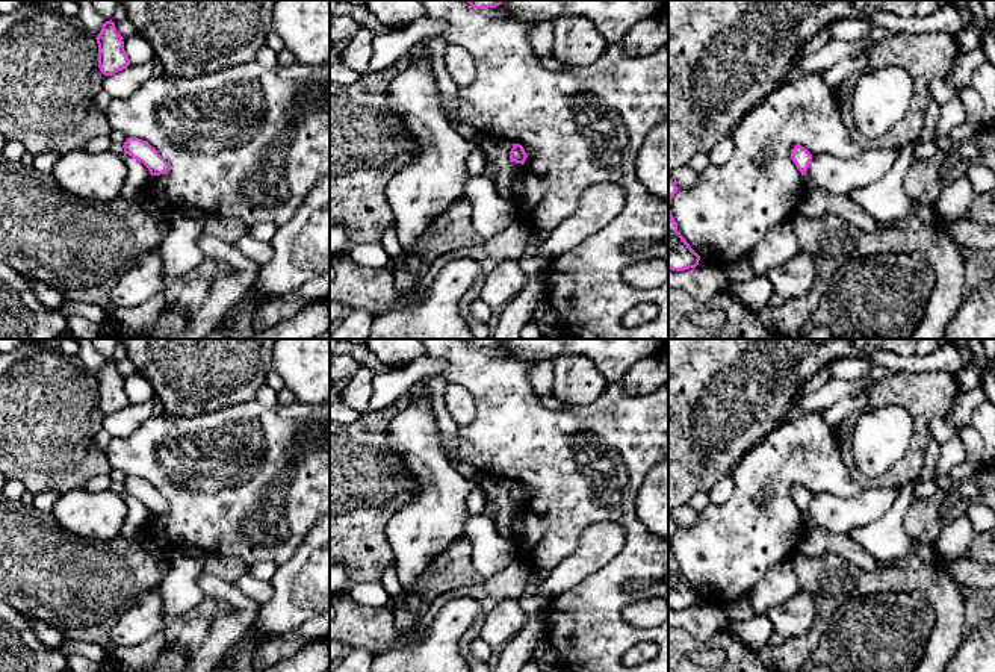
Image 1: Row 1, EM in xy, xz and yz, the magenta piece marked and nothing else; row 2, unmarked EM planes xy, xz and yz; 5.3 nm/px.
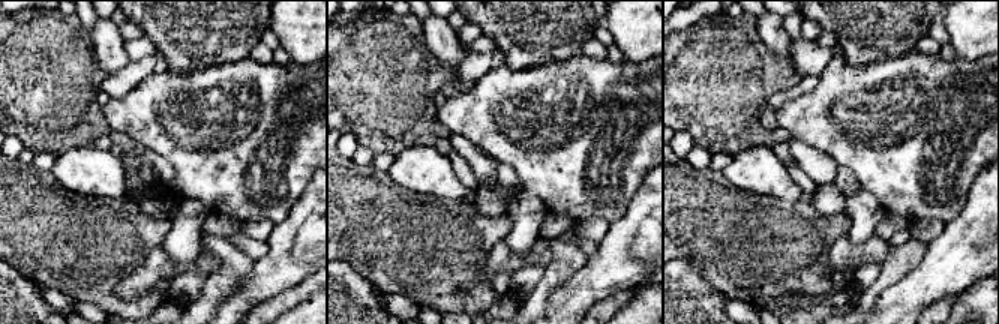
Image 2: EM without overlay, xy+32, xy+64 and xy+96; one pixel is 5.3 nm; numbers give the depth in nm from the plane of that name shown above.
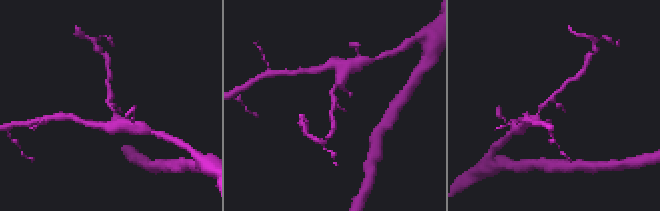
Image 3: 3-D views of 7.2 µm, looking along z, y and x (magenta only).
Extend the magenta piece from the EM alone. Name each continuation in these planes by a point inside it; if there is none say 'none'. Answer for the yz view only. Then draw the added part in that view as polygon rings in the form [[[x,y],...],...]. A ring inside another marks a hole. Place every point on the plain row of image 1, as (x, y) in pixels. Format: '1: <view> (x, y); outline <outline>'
none

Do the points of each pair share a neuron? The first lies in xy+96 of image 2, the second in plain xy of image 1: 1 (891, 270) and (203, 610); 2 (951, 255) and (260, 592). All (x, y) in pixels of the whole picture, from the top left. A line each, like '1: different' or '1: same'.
1: different
2: different

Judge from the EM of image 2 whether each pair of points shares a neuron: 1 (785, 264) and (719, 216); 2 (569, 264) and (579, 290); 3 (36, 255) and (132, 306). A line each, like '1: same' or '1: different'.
1: same
2: different
3: same

